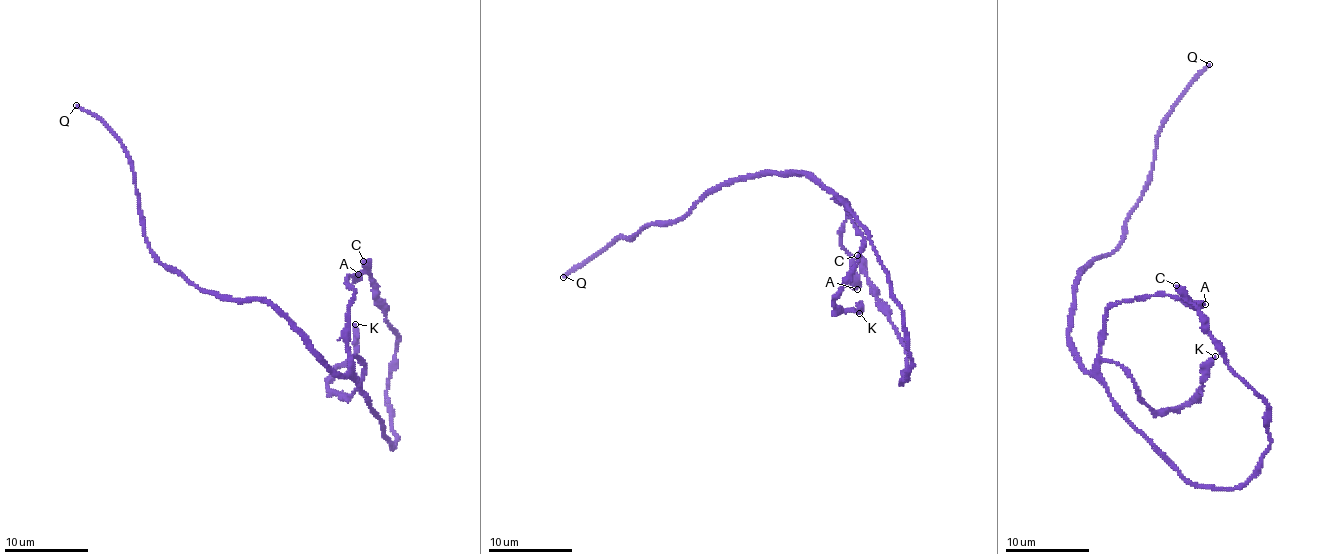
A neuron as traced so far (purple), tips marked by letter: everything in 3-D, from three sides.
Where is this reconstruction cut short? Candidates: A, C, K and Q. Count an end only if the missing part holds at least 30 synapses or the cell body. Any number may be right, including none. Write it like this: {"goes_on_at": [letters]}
{"goes_on_at": ["Q"]}

